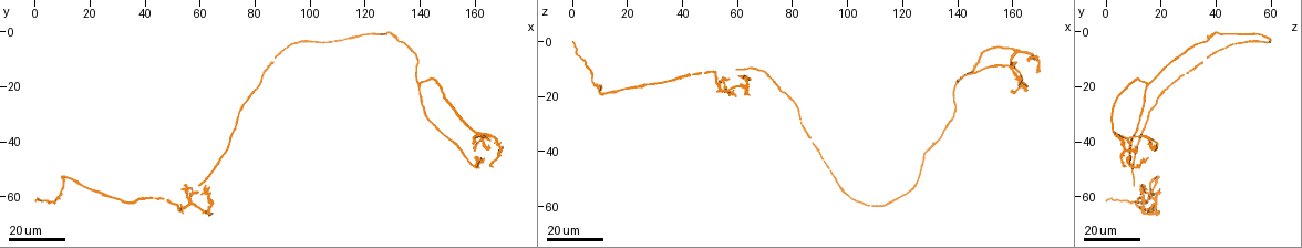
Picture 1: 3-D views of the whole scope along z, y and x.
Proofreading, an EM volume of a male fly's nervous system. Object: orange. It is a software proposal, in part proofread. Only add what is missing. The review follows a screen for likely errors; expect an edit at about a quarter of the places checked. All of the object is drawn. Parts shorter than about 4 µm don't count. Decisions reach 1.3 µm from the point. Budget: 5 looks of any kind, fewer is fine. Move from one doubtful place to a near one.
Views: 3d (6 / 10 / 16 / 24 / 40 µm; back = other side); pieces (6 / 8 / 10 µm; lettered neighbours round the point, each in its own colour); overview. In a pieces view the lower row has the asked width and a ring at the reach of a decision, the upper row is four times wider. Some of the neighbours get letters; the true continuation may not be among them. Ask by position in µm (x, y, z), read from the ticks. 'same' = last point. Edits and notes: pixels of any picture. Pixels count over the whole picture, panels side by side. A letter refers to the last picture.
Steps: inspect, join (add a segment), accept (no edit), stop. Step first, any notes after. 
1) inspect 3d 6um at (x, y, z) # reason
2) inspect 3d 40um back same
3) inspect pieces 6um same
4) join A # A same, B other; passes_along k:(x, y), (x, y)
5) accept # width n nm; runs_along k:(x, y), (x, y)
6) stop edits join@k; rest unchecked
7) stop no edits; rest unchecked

inspect 3d 24um at (165, 48, 7) # long arm stops here

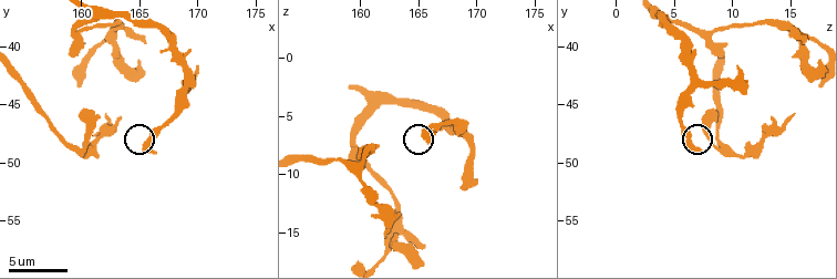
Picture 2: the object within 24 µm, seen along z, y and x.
inspect 3d 10um at (165.8, 49.0, 7.2) # zoom in

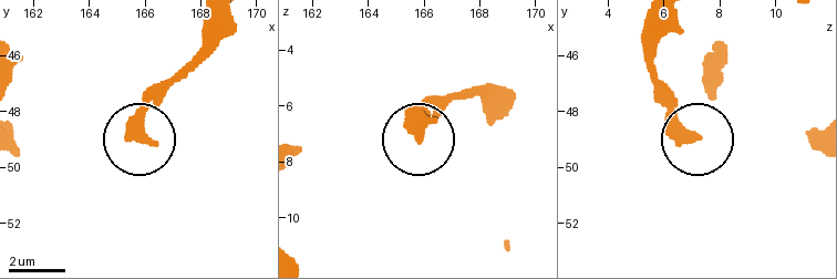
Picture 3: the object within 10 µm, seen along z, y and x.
inspect pieces 8um at (165.9, 48.9, 7.0) # see the neighbours

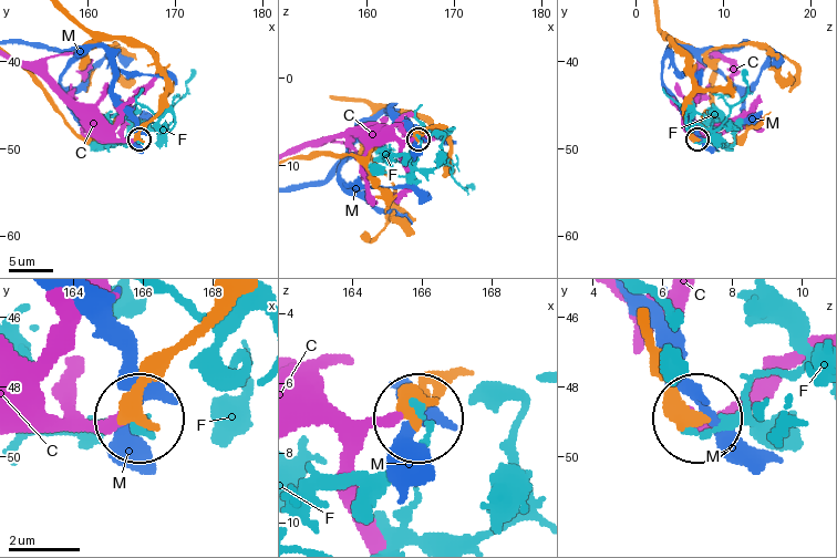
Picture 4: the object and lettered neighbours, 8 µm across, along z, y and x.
accept # C other, F other, M other; runs_along 4:(221, 302), (147, 382), (138, 415); none of them fits

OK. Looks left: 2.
inspect pieces 8um at (165.2, 42.4, 17.6) # branch stops here

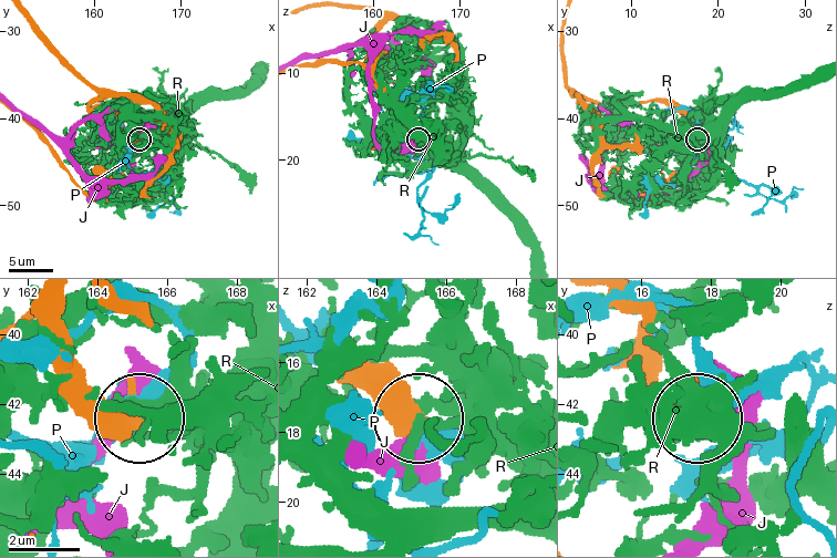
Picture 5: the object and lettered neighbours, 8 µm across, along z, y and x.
accept # J other, P other, R other; no lettered segment goes on from it

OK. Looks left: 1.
stop no edits; rest unchecked

